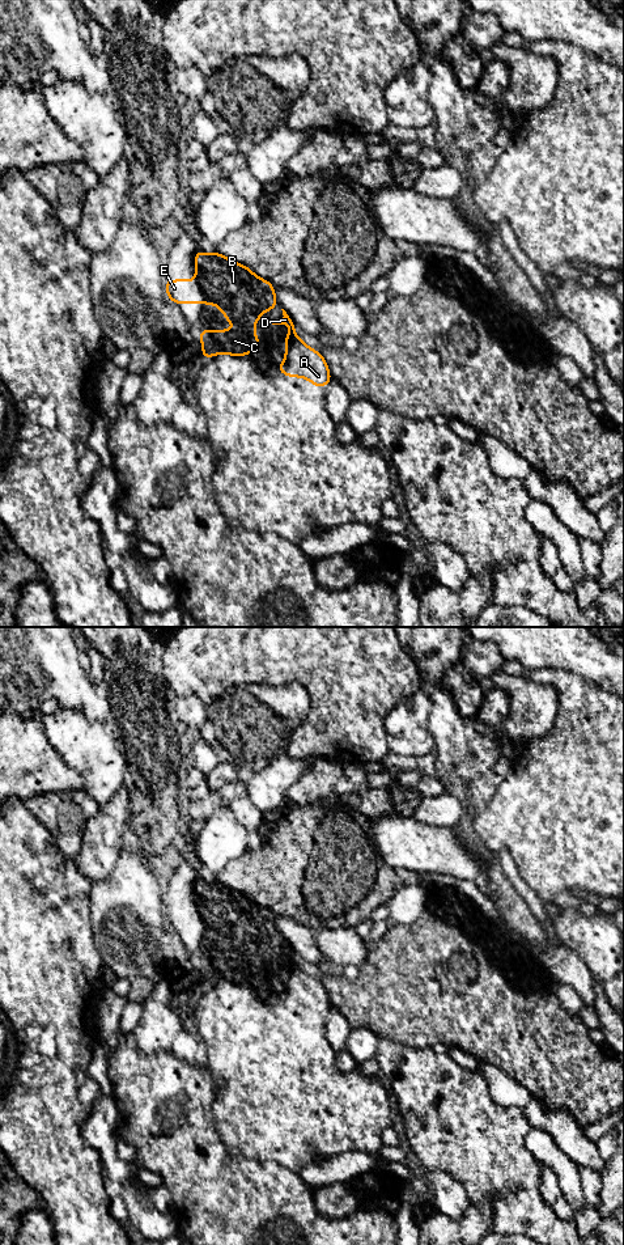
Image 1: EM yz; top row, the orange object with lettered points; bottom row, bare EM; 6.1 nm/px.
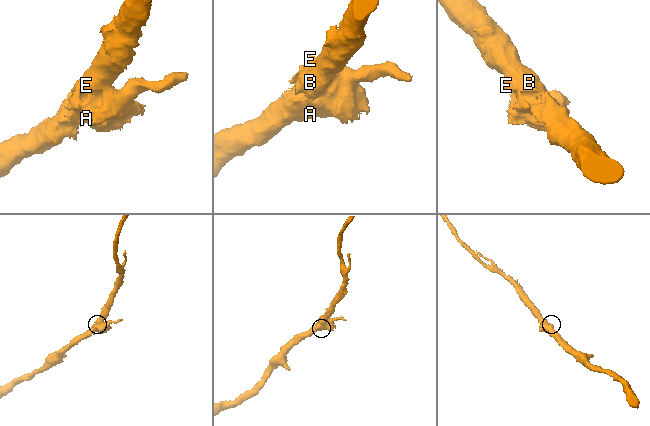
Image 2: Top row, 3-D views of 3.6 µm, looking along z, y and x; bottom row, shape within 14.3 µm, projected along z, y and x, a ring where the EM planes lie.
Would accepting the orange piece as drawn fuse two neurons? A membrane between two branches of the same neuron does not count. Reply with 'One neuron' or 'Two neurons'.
One neuron

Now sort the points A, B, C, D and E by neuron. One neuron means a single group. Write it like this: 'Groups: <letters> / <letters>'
Groups: A B C D E

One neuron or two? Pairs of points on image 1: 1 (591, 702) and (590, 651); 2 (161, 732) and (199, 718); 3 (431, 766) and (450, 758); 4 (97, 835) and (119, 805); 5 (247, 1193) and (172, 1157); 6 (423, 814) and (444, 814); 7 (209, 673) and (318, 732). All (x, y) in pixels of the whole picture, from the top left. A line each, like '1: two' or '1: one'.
1: two
2: two
3: two
4: one
5: one
6: one
7: one

